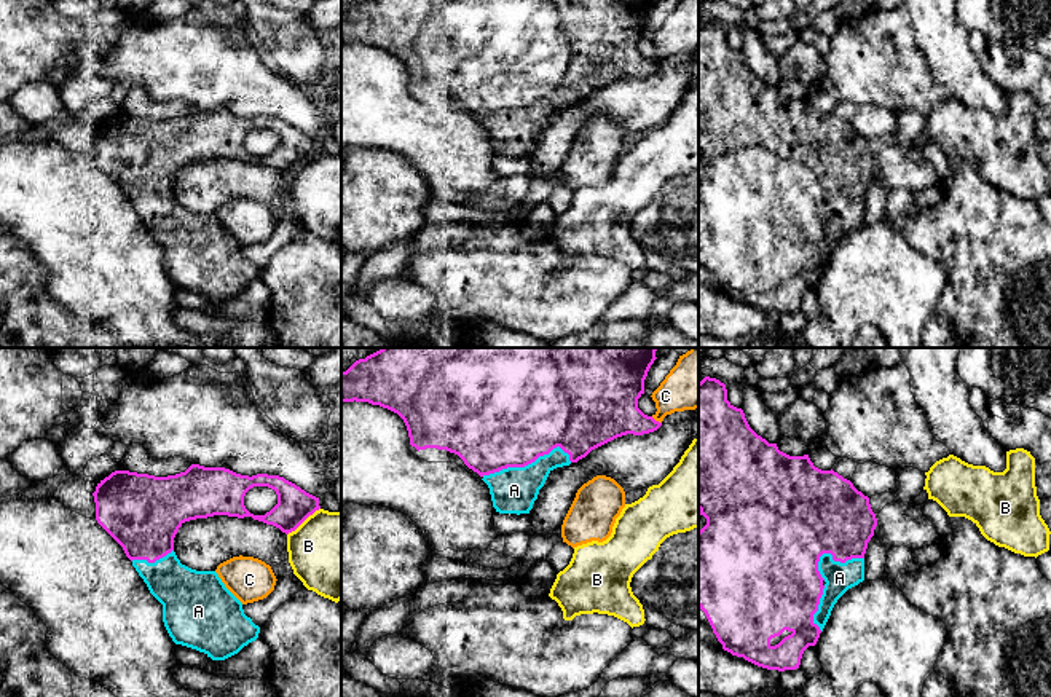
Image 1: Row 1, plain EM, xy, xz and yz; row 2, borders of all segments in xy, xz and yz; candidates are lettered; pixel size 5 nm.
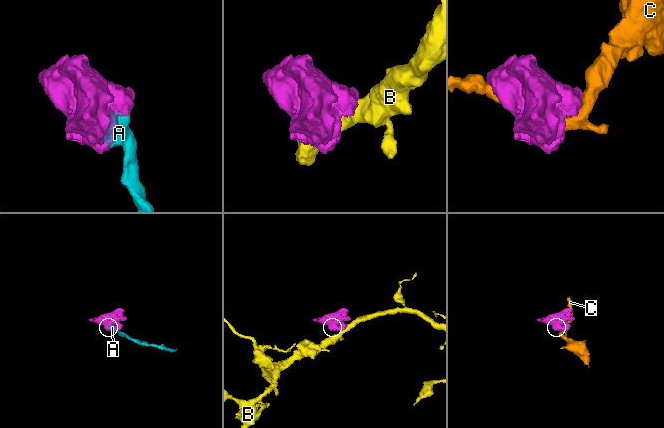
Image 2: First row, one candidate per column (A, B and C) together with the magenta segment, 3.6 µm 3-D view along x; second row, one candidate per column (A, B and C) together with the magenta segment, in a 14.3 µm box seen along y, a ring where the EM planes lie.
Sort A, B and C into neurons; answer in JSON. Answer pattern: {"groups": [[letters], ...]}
{"groups": [["A"], ["B"], ["C"]]}

